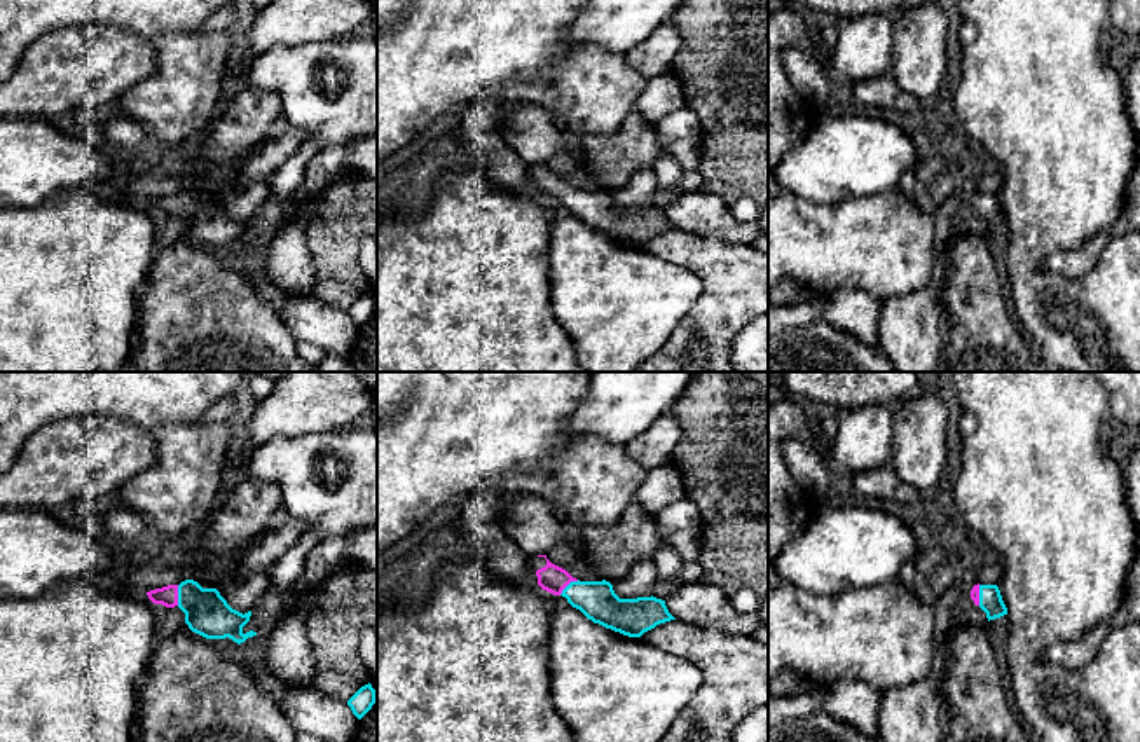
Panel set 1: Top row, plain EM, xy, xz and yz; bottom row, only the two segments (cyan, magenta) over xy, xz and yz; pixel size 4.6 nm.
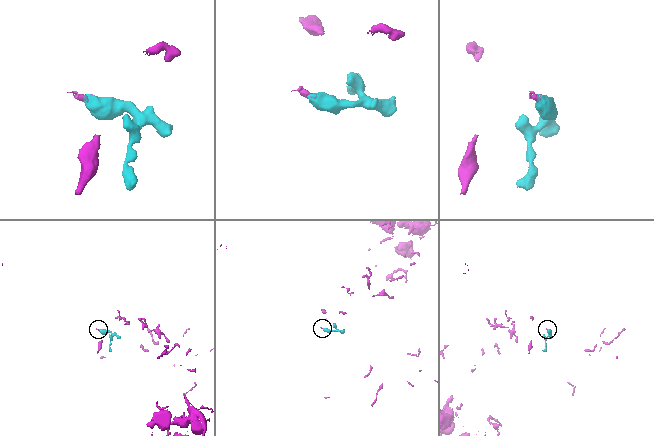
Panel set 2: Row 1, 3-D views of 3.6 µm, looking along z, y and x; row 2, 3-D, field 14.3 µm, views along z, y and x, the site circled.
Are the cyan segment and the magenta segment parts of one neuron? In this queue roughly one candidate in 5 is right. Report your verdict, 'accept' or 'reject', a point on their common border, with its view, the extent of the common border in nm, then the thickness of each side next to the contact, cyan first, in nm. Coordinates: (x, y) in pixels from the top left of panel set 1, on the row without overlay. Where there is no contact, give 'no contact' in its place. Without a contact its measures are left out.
accept | xy (178, 205) | 100 nm | 200/100 nm

